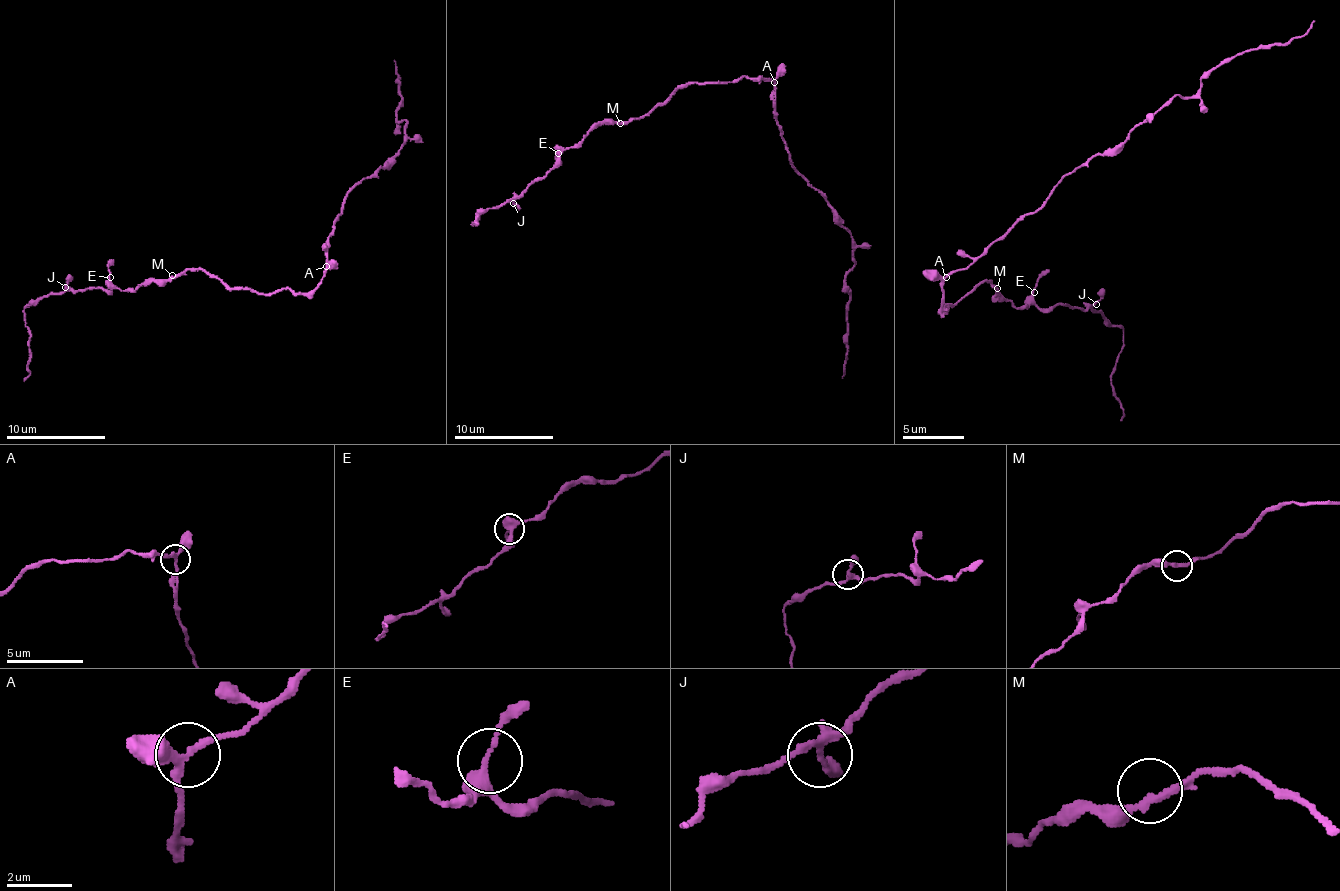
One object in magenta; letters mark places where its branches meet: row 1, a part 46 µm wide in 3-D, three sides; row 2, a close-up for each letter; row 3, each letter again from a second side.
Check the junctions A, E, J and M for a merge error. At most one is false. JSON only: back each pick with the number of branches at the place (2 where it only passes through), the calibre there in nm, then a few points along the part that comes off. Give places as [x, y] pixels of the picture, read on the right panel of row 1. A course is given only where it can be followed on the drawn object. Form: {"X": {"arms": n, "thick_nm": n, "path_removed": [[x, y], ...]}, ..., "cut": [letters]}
{"cut": []}

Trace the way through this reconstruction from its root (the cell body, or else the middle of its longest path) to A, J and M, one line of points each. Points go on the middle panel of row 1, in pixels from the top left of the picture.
A: (753, 79), (773, 81)
J: (753, 79), (741, 76), (734, 81), (682, 84), (644, 116), (615, 123), (597, 123), (513, 203)
M: (753, 79), (741, 76), (734, 81), (682, 84), (644, 116), (620, 123)

